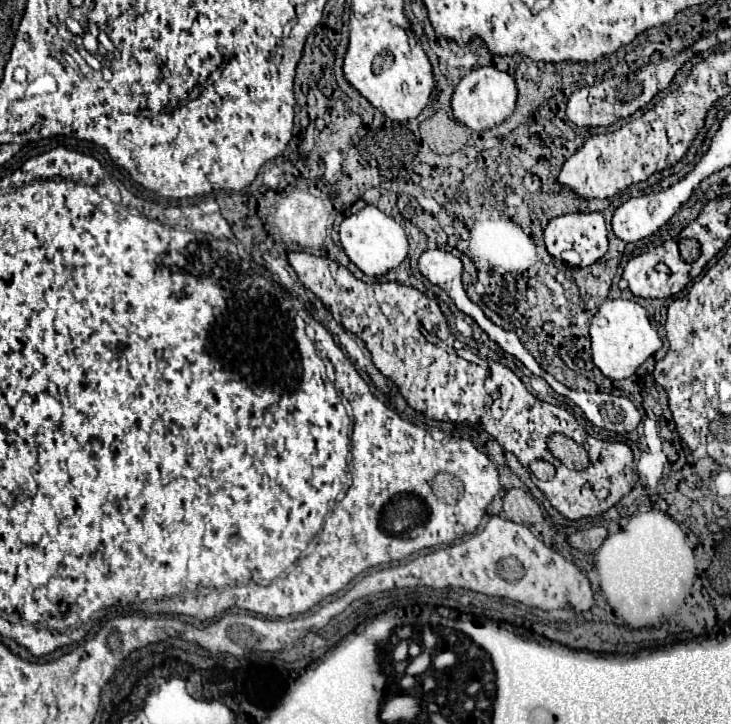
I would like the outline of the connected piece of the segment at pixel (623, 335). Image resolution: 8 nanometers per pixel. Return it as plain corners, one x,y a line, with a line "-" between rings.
623,298
605,300
597,308
597,314
591,320
589,336
595,366
613,380
629,378
649,356
653,356
661,348
661,338
651,326
647,310
641,304

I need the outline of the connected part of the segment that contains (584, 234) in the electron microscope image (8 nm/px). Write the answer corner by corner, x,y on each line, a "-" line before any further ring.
575,212
551,218
545,226
545,246
553,258
573,248
581,254
581,266
591,266
609,246
605,220
599,212

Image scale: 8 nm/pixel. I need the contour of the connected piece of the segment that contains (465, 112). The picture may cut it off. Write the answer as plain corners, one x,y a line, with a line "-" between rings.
479,66
461,78
461,82
453,92
451,108
457,120
461,120
467,128
485,130
507,120
515,110
515,102
517,102
515,78
493,66

